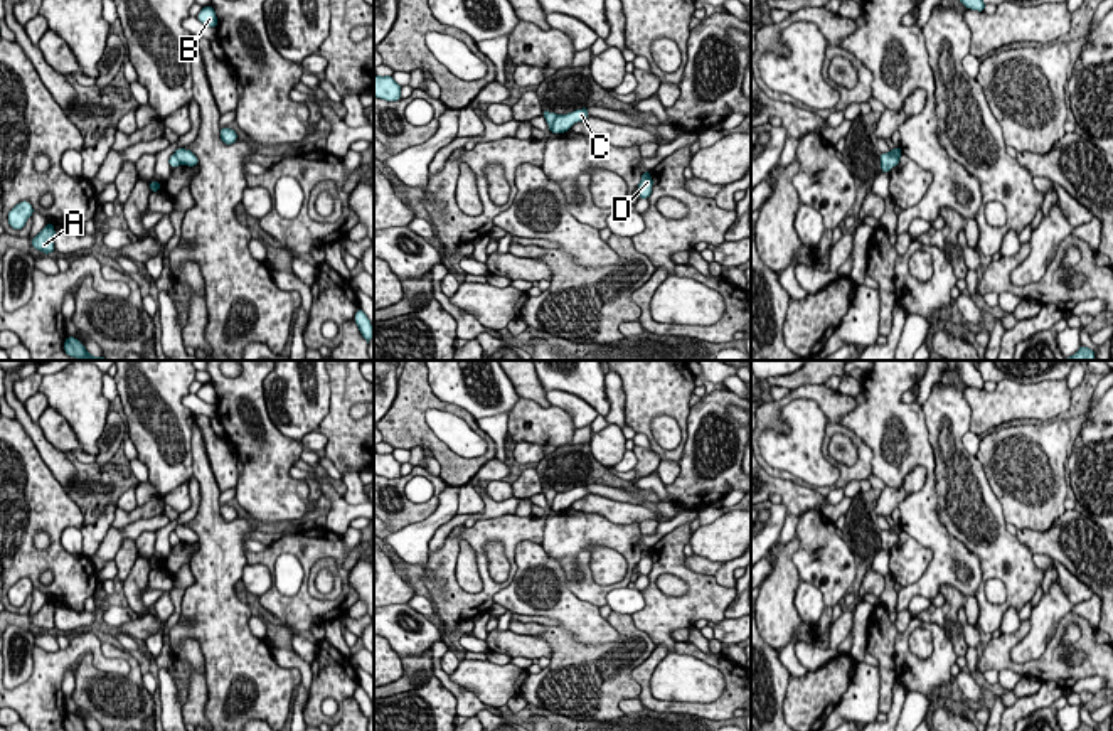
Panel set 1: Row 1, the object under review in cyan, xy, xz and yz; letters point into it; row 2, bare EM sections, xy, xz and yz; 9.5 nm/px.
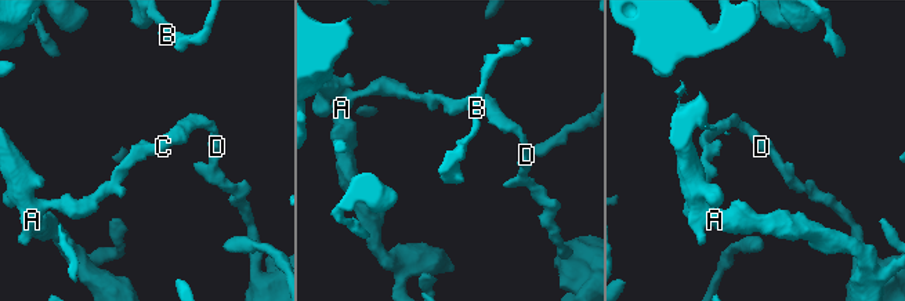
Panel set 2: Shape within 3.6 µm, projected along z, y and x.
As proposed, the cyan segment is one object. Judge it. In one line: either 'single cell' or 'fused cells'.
fused cells

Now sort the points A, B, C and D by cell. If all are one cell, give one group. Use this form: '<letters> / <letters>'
A B / C D

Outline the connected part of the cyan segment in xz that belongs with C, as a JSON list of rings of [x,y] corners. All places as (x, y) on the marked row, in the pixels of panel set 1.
[[[588,108],[576,109],[576,111],[567,113],[567,115],[557,115],[551,133],[564,133],[564,131],[571,130],[571,126],[574,123],[583,121],[588,116],[589,116]]]

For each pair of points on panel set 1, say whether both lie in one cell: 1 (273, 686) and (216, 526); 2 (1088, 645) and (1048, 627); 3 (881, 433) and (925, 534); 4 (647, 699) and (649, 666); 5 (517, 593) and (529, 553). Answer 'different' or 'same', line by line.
1: same
2: different
3: same
4: same
5: same

